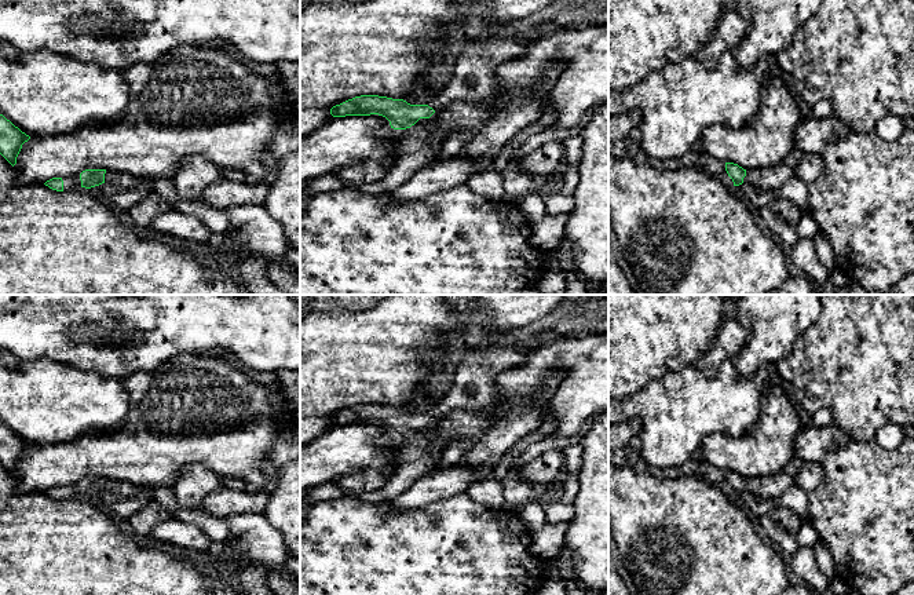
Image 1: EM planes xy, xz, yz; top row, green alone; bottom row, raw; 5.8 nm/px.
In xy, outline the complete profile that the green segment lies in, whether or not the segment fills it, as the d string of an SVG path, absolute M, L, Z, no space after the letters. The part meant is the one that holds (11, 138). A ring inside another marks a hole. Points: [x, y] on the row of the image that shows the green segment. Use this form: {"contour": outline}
{"contour": "M0 114L0 154L14 167L22 145L30 139L10 120Z"}

